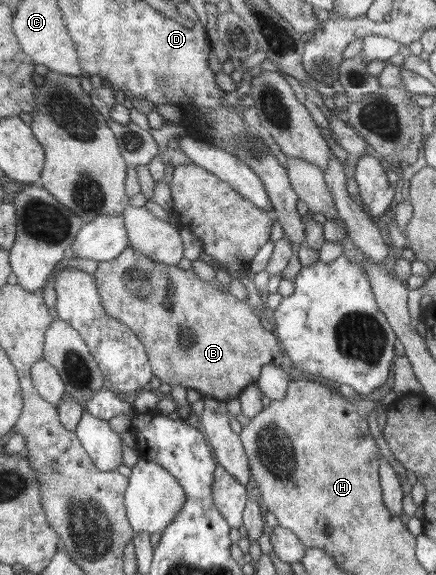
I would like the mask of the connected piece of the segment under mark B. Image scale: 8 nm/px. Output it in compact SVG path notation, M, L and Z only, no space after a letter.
M127 247L115 260L99 262L98 268L93 276L97 283L98 296L100 296L106 313L108 313L110 317L117 319L120 323L123 323L126 327L129 327L144 344L145 352L151 365L151 372L160 379L161 383L168 383L170 386L182 385L187 389L194 389L194 391L200 392L201 395L206 398L214 398L218 401L227 402L230 399L237 398L240 392L245 387L248 387L248 385L256 383L260 377L263 365L270 364L280 366L283 362L282 356L284 352L282 351L279 339L274 332L266 330L262 324L260 324L260 318L252 312L253 307L244 301L239 301L229 292L223 293L222 291L218 291L209 281L200 279L192 268L184 270L177 265L160 263L159 261L154 261L146 257L146 255L136 251L133 247Z

